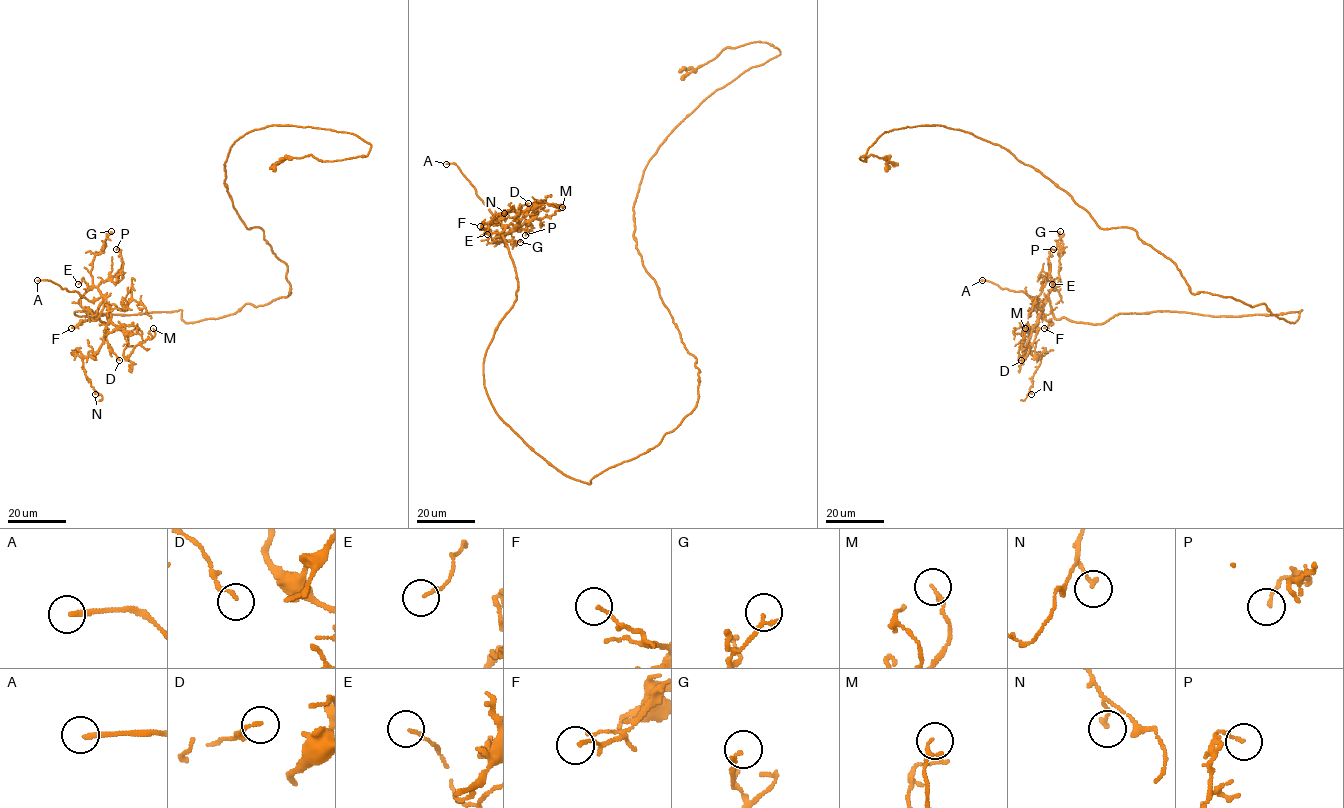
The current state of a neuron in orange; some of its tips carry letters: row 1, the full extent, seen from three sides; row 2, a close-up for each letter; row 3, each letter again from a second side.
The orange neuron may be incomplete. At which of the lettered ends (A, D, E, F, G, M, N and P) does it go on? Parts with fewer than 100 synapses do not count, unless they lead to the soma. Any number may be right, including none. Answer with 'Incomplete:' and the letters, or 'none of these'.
Incomplete: A

